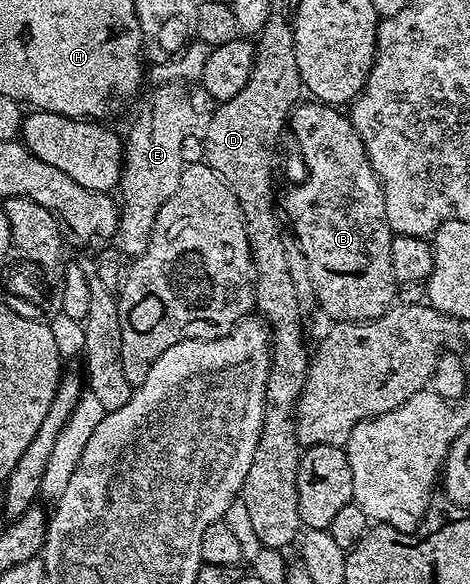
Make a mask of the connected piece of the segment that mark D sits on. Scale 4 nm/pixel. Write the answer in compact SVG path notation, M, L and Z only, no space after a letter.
M290 22L280 27L268 26L259 32L254 40L255 64L249 73L249 81L245 81L245 89L237 93L229 101L218 104L207 123L207 132L203 135L202 162L211 167L229 185L229 193L237 197L237 205L241 205L241 217L245 221L245 237L249 241L249 253L255 270L255 306L267 330L271 332L271 364L269 377L265 385L265 409L261 437L257 441L257 449L253 449L253 462L249 465L249 473L245 473L241 500L250 514L251 524L262 545L272 549L286 549L291 542L296 542L301 531L299 514L297 513L297 469L301 444L295 433L295 406L303 392L305 377L309 366L309 347L303 344L303 310L304 304L297 297L297 288L289 274L289 265L285 258L283 235L279 231L277 214L277 195L271 184L271 158L275 155L275 146L279 143L279 134L285 131L289 116L300 102L301 84L297 69L297 53L295 52L295 32Z

